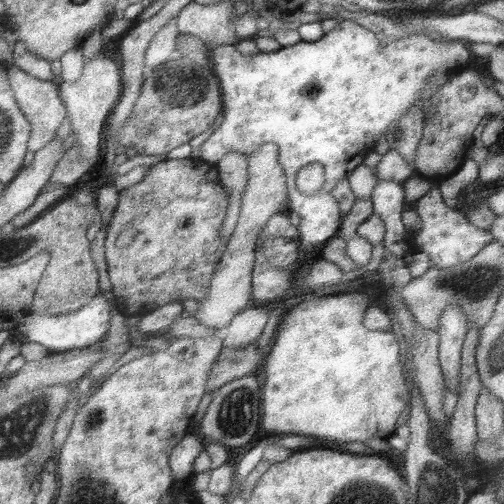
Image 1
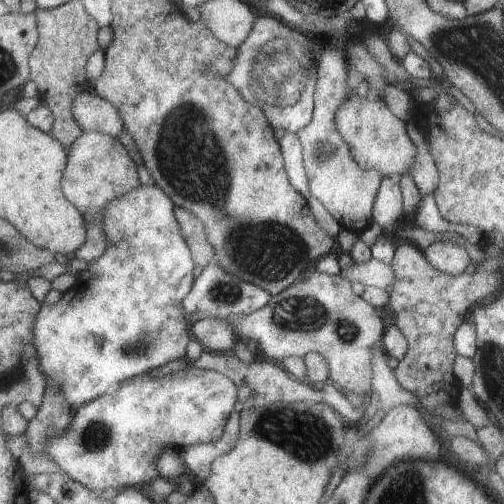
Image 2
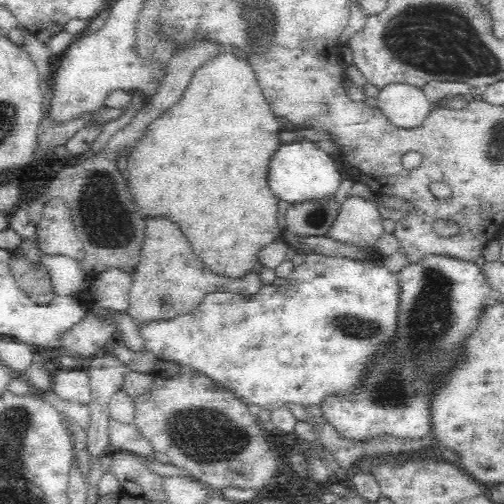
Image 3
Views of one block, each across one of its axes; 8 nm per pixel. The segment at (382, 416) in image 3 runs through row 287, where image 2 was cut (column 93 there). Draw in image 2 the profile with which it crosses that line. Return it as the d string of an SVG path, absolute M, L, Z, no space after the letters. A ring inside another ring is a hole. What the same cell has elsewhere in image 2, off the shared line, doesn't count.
M187 368L163 378L137 376L131 384L111 390L109 394L85 404L75 412L75 420L67 432L55 436L47 442L47 456L59 464L59 470L69 472L73 480L85 484L95 492L107 488L141 488L155 482L161 474L157 470L157 460L165 446L185 448L193 444L217 442L223 436L225 424L237 404L237 386L233 380L219 372Z

